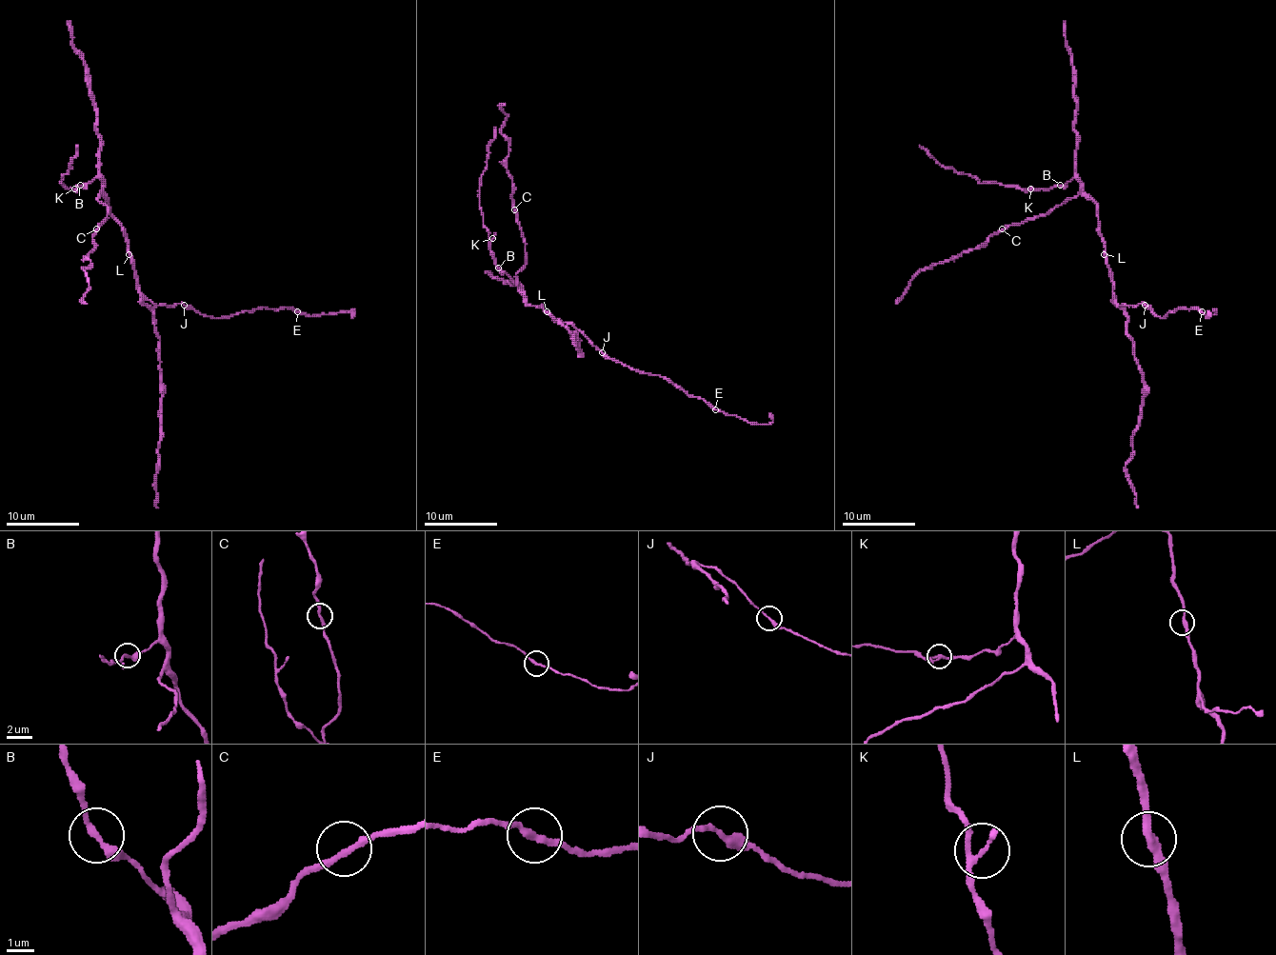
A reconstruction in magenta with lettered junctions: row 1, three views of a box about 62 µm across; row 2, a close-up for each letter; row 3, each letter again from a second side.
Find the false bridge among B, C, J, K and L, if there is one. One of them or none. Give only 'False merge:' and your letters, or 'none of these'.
False merge: none of these

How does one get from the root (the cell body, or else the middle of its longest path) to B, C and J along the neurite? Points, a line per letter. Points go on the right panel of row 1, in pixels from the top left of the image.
B: (1106, 252), (1096, 203), (1076, 178), (1060, 185)
C: (1106, 252), (1098, 207), (1082, 194), (1067, 198), (1046, 214), (1002, 228)
J: (1106, 252), (1114, 300), (1120, 306), (1146, 306)

